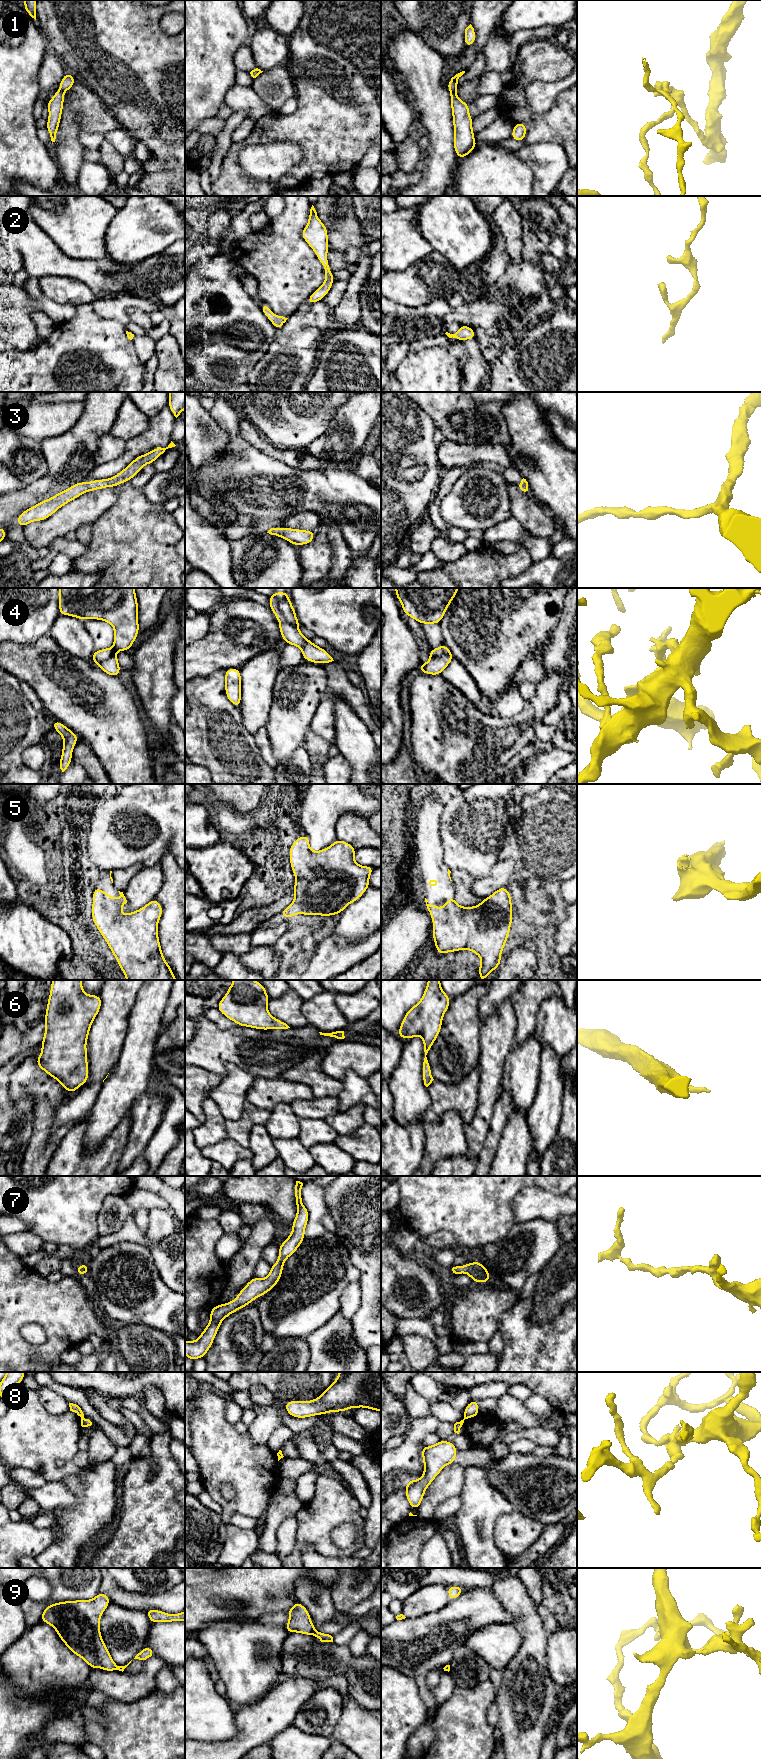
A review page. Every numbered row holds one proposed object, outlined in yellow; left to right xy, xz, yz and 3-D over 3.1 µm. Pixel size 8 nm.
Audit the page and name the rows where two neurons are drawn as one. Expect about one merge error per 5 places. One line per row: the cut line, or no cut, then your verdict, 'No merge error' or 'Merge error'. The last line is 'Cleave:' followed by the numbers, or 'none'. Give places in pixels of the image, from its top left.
1: No split. No merge error
2: No split. No merge error
3: No split. No merge error
4: Split along xz (281, 600), (278, 605), (279, 611), (297, 629). Merge error
5: No split. No merge error
6: No split. No merge error
7: No split. No merge error
8: Split along xy (83, 1416), (81, 1418). Merge error
9: No split. No merge error
Cleave: 4, 8

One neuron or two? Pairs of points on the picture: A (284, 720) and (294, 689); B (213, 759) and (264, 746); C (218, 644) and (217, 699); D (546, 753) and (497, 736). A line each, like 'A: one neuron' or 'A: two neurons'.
A: one neuron
B: two neurons
C: two neurons
D: two neurons

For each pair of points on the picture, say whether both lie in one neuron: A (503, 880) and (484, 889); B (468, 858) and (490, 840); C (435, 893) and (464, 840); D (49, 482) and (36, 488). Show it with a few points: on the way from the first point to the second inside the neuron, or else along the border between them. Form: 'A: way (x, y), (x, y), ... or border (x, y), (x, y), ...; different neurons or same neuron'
A: way (498, 880), (489, 884); same neuron
B: way (473, 855), (485, 845); same neuron
C: border (443, 860), (450, 871); different neurons
D: way (46, 483), (39, 488); same neuron

